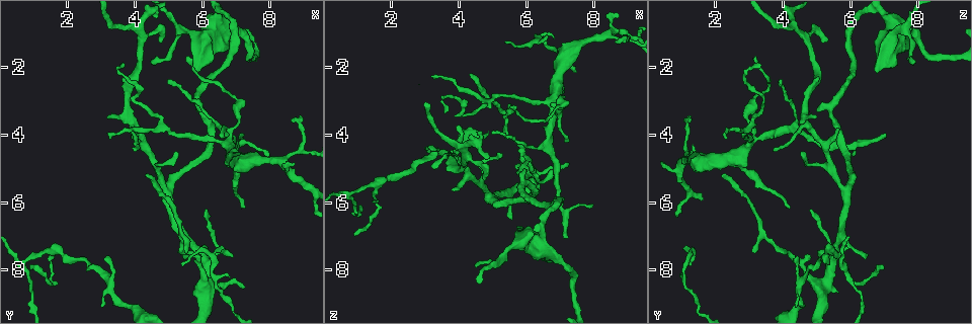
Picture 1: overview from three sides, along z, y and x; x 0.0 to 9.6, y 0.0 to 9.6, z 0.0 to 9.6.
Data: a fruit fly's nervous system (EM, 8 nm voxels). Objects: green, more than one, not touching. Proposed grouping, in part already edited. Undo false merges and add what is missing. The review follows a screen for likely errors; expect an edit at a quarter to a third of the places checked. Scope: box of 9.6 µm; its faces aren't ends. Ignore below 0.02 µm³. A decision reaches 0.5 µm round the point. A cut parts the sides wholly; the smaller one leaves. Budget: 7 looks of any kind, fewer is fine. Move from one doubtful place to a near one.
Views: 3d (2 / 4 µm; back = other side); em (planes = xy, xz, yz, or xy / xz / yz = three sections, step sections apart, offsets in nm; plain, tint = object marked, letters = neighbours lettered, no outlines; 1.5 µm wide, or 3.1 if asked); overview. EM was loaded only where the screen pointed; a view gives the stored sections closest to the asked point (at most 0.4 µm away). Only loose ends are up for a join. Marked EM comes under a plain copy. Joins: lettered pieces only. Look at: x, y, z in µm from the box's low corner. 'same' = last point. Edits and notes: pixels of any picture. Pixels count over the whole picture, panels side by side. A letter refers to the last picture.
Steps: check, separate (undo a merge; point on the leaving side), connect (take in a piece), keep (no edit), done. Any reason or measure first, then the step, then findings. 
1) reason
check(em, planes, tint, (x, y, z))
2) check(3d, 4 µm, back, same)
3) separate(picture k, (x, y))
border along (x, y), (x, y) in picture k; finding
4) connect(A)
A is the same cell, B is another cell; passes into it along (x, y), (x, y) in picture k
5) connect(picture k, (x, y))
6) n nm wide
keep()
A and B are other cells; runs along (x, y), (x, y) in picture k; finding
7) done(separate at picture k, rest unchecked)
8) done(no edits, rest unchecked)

narrows sharply
check(em, planes, letters, (6.75, 4.30, 3.00))

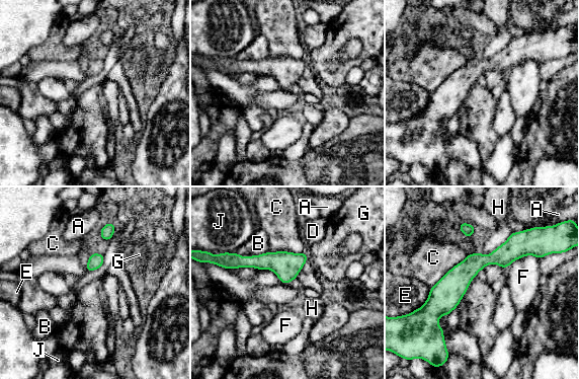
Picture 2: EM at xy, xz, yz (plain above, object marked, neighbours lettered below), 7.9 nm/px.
220 nm wide
keep()
A, B, C, D, E, F, G, H and J are other cells; runs along (501, 247), (433, 308), (442, 344) in picture 2; one neuron here

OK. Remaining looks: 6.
free end
check(3d, 2 µm, (7.95, 4.65, 6.05))

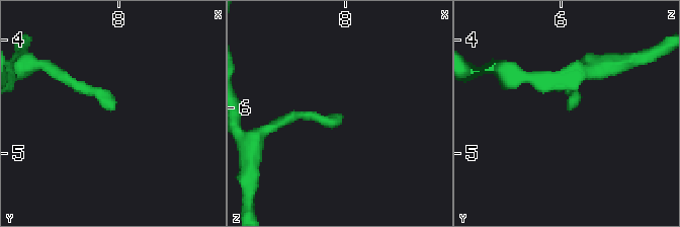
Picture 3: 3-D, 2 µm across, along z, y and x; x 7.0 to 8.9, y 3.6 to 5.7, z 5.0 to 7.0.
now the EM
check(em, planes, letters, (7.94, 4.62, 6.06))

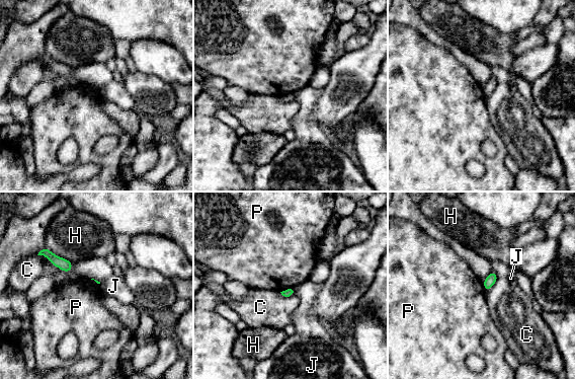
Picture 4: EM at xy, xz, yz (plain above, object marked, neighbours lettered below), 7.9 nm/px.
H touches over 260 nm
keep()
C, H, J and P are other cells; none of them fits

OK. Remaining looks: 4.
branch stops here
check(em, planes, tint, (7.20, 8.50, 4.80))

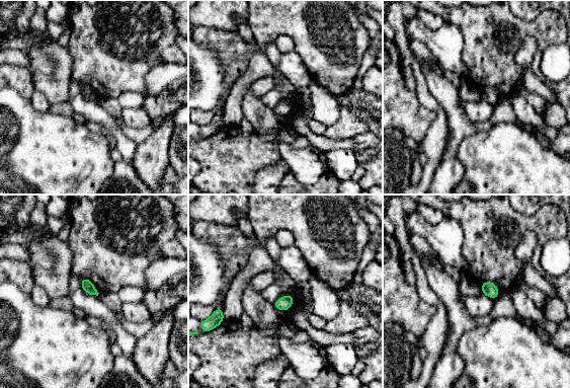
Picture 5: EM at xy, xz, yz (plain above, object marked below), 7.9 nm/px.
what lies round it
check(em, planes, letters, same)

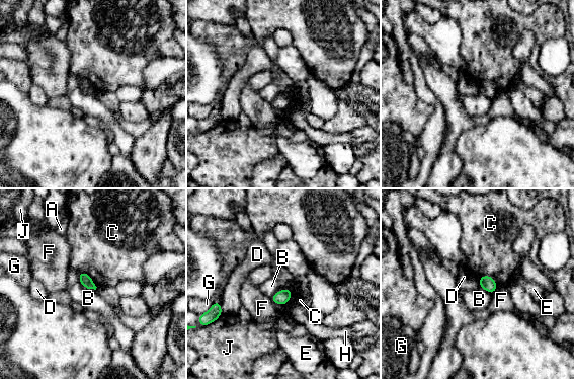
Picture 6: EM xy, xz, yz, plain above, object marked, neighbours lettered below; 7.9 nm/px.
keep()
A, B, C, D, E, F, G, H and J are other cells; border along (219, 301), (222, 313) in picture 6; no lettered piece goes on from it

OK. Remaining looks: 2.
done(no edits, rest unchecked)

